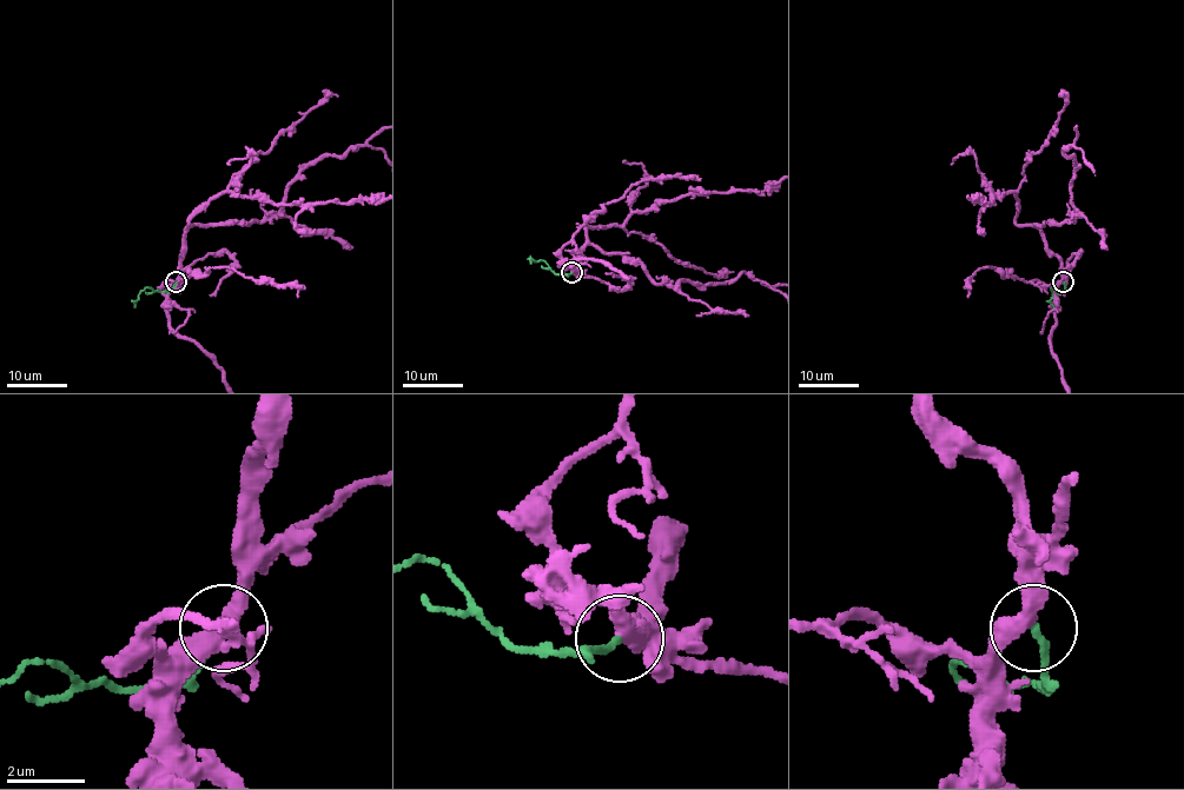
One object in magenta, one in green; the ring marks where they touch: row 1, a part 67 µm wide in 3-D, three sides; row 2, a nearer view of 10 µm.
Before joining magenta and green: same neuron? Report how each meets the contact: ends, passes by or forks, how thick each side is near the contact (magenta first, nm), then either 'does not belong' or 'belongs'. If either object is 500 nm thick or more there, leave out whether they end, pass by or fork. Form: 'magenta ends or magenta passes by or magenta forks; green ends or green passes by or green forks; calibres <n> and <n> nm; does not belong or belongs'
magenta passes by; green ends; calibres 400 and 190 nm; does not belong

